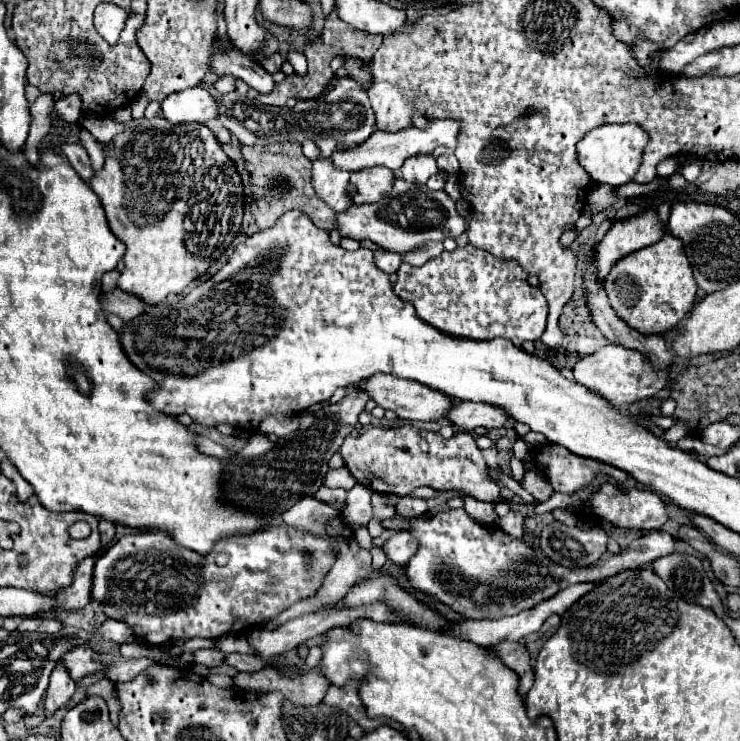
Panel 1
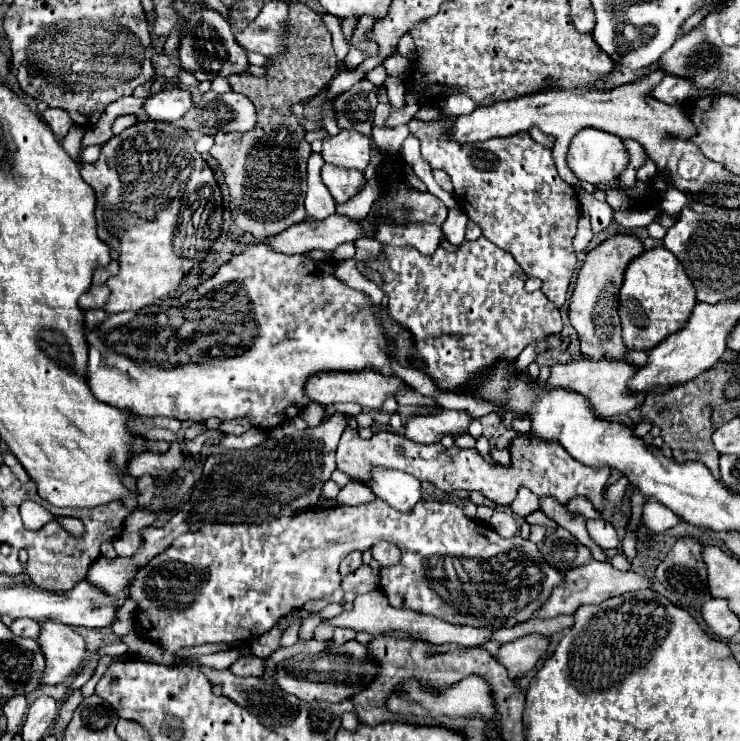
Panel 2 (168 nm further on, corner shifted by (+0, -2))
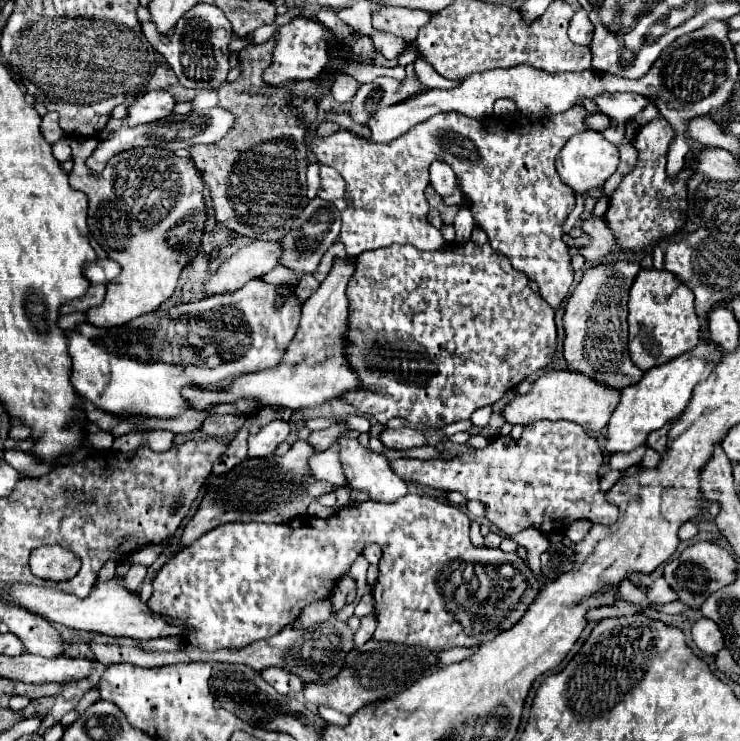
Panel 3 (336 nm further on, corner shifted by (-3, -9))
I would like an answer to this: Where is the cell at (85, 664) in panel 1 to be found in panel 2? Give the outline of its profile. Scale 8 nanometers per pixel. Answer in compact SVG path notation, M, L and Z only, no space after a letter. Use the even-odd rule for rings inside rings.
M44 622L38 636L42 652L46 652L46 684L60 684L70 680L86 658L86 642L66 624Z

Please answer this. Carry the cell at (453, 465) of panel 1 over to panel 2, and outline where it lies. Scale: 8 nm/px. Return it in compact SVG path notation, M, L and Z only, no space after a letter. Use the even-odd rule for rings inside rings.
M348 426L336 450L336 464L356 482L368 482L372 478L372 468L382 466L412 474L420 482L432 482L444 492L476 490L496 504L510 504L520 484L528 484L536 496L554 496L560 504L566 504L574 496L584 496L594 504L596 510L602 510L604 506L602 488L610 478L610 470L578 464L578 460L574 460L558 442L546 442L532 434L522 434L516 438L516 456L512 458L510 466L490 466L474 448L444 448L440 442L418 444L394 432L376 432L370 440L362 440L358 438L358 430Z

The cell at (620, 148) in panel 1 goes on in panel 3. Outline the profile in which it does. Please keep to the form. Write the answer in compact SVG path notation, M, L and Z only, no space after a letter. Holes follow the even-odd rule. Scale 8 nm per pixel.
M583 131L573 135L555 159L555 167L561 181L567 183L577 193L583 193L591 187L601 187L615 173L617 163L619 163L619 149L613 143L609 143L599 131Z

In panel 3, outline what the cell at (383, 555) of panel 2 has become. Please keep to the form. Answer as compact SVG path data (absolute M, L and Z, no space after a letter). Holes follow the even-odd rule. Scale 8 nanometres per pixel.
M369 543L363 547L363 557L371 563L371 565L377 565L379 559L381 559L381 549L375 545L375 543Z

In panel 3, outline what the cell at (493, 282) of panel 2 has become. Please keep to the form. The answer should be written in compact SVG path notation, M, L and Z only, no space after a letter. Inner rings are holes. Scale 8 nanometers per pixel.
M473 241L453 243L445 251L417 251L411 245L389 245L377 251L365 251L357 257L357 269L347 285L347 299L349 299L349 317L347 317L347 331L345 331L345 359L349 367L357 373L359 385L353 391L341 395L343 401L353 405L359 413L375 417L379 423L387 423L391 417L401 417L409 423L423 423L431 427L445 427L453 421L469 419L471 413L483 405L497 403L509 389L517 383L533 375L535 371L543 369L551 363L555 347L557 347L557 329L555 329L555 313L549 303L541 299L541 295L529 289L529 279L525 273L513 269L509 259L495 251L489 243L477 245Z

